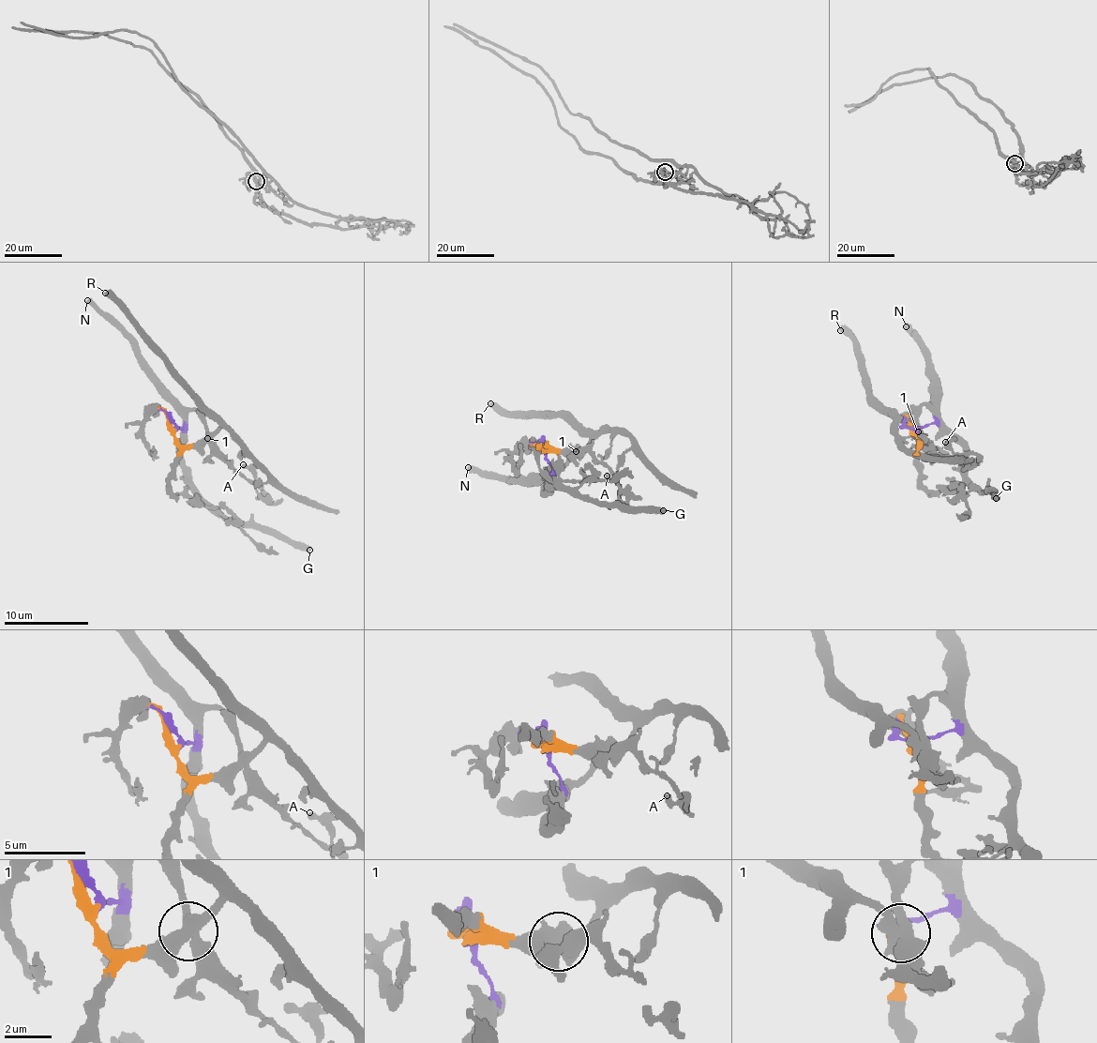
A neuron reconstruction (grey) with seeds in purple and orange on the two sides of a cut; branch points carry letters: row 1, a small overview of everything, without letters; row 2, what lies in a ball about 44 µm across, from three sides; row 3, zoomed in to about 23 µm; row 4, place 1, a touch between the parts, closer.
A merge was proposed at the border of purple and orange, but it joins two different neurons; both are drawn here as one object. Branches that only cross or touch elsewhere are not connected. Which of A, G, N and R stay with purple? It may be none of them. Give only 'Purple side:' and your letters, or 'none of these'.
Purple side: A, G, N

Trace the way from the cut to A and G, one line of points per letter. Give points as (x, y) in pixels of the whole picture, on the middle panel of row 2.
A: (546, 448), (553, 473), (581, 448), (616, 479), (607, 475)
G: (546, 448), (552, 476), (547, 491), (560, 484), (584, 499), (664, 510)

